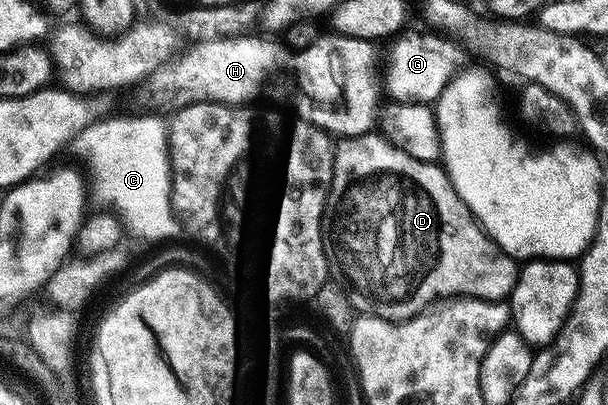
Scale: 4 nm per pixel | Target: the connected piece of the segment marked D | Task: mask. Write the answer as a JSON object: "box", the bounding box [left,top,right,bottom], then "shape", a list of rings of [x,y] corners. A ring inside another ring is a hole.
{"box":[339,133,519,321],"shape":[[[370,133],[367,135],[354,135],[344,140],[345,148],[340,148],[339,155],[347,166],[353,170],[353,184],[349,187],[349,196],[345,199],[347,209],[345,215],[345,227],[343,229],[343,241],[345,243],[345,255],[349,258],[349,279],[356,290],[361,291],[369,299],[372,310],[383,319],[404,321],[420,315],[432,308],[435,301],[445,301],[450,297],[468,297],[471,299],[495,299],[505,301],[512,296],[513,287],[517,284],[519,274],[518,260],[508,255],[504,249],[492,237],[486,233],[480,221],[473,216],[469,206],[462,201],[459,193],[453,187],[449,179],[448,170],[437,163],[419,161],[411,157],[403,149],[399,149],[394,143],[389,142],[384,134]]]}

